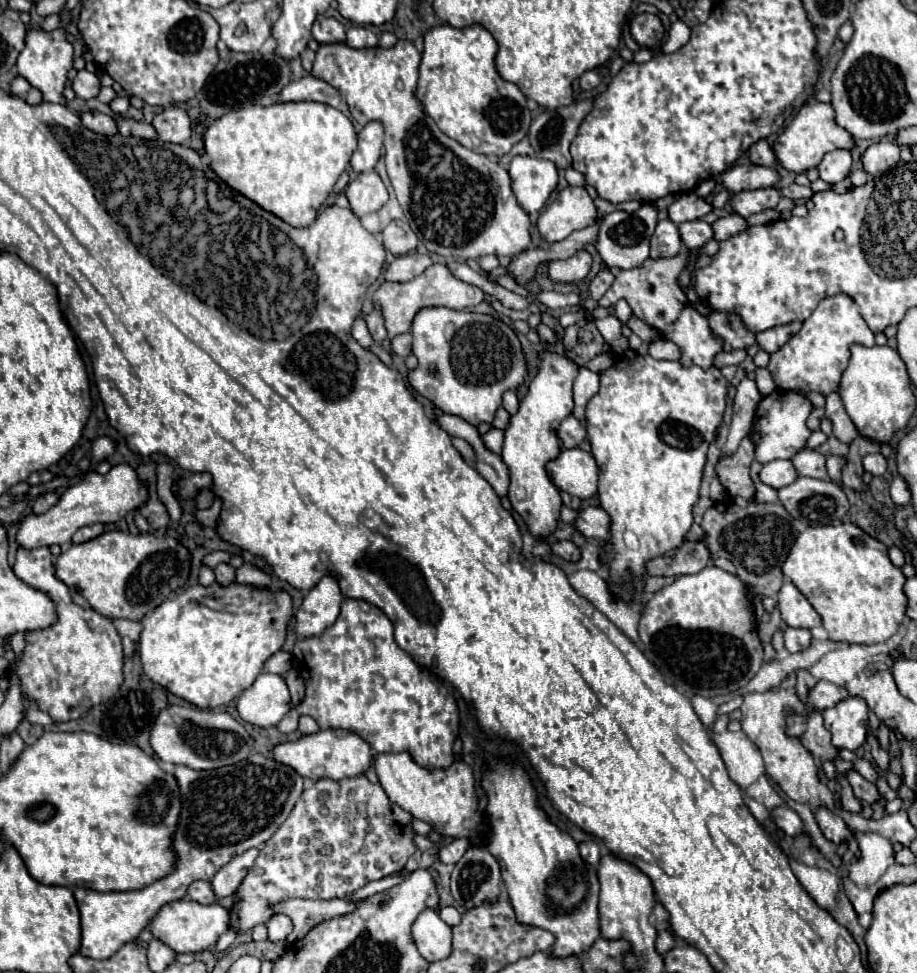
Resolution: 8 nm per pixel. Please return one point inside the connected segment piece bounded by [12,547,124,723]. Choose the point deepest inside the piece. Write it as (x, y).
(79, 658)

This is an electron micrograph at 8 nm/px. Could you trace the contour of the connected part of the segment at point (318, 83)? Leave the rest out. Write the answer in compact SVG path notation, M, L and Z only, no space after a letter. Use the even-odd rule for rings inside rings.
M312 75L296 79L288 87L284 87L280 93L280 101L318 101L332 107L342 105L342 97L338 97L338 91L324 79Z

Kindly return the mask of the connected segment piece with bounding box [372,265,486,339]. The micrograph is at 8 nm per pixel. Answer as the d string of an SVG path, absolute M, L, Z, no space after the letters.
M432 265L422 275L418 275L416 279L412 279L408 283L390 283L390 281L382 283L374 291L372 299L382 307L384 317L386 317L388 337L392 339L400 333L408 333L410 327L412 327L414 315L424 307L450 307L450 309L460 311L460 309L474 307L474 305L482 303L486 299L486 295L482 293L482 289L456 279L446 265Z

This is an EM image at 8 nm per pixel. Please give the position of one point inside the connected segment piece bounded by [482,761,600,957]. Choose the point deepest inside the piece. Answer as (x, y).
(549, 886)

